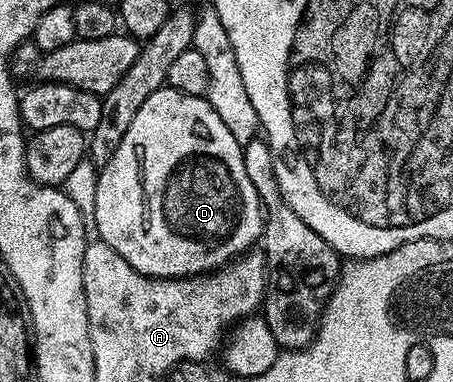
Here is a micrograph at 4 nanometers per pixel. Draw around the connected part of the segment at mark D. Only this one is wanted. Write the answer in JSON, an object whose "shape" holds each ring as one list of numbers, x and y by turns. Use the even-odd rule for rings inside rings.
{"shape":[[167,84,162,86,160,90,151,92,151,96,147,96,147,100,143,104,143,108,139,108,139,112,135,112,135,120,131,120,131,128,127,128,127,136,123,136,123,144,119,144,119,148,115,148,115,156,111,156,111,160,107,165,100,167,98,178,98,188,95,191,95,224,98,226,98,236,100,241,107,243,111,248,115,248,115,252,119,252,119,256,123,256,123,260,127,260,127,264,131,264,131,268,135,268,135,272,139,272,148,278,191,278,195,274,203,274,210,270,218,270,227,262,232,262,234,258,254,249,258,245,263,229,263,207,259,196,255,192,255,184,251,184,251,180,247,176,247,168,243,168,243,152,241,151,242,143,235,140,235,136,231,136,231,131,227,129,227,124,223,124,223,120,219,120,219,112,215,112,215,108,211,108,208,97,205,96,187,96,178,90,172,90]]}

